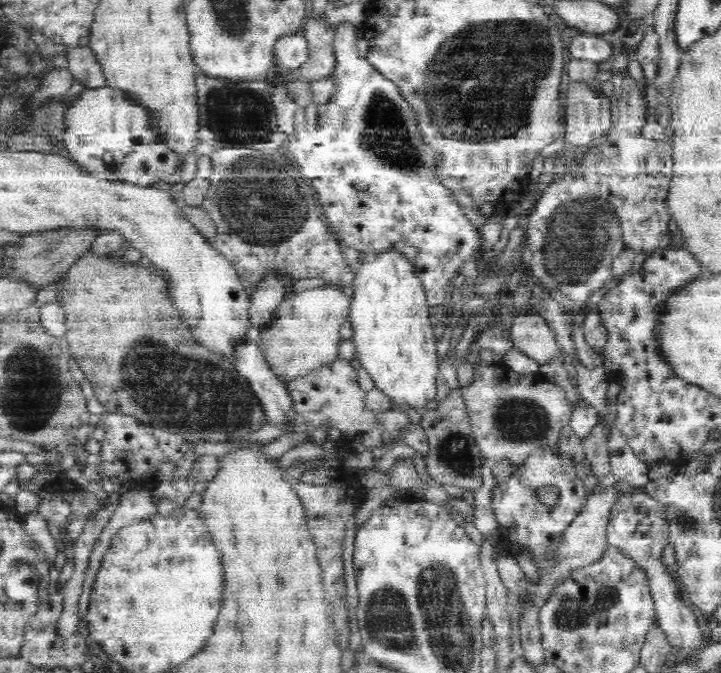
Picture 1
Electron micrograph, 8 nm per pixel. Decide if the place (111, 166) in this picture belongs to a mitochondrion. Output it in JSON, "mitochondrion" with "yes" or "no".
{"mitochondrion":"no"}

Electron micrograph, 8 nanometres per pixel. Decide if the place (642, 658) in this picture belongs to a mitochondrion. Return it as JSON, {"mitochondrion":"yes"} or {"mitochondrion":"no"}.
{"mitochondrion":"no"}

